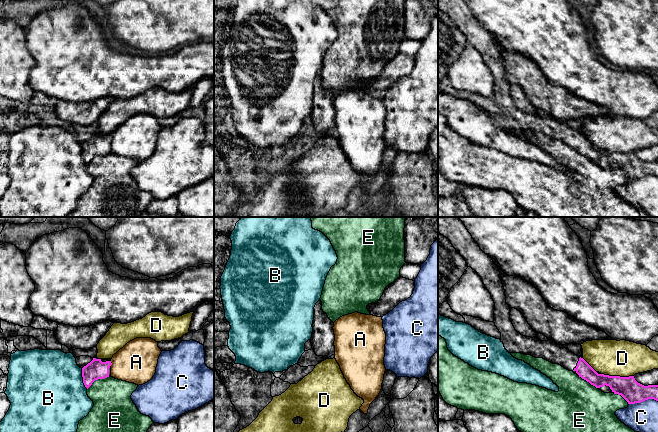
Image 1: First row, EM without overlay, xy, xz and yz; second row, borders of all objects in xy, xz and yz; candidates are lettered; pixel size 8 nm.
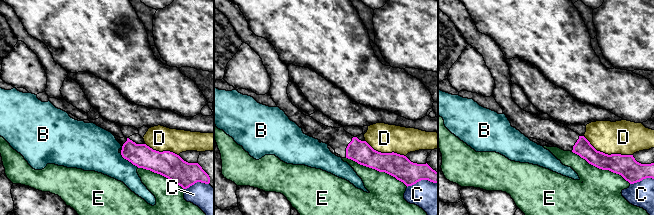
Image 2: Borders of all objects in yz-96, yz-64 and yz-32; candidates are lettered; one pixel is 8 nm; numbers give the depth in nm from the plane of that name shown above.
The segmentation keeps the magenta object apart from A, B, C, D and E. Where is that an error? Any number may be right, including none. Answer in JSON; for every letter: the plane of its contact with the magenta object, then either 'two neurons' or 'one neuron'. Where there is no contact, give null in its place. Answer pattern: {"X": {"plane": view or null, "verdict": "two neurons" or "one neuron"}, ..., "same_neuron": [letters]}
{"A": {"plane": "xy", "verdict": "two neurons"}, "B": {"plane": "xy", "verdict": "two neurons"}, "C": {"plane": "yz", "verdict": "two neurons"}, "D": {"plane": "yz", "verdict": "two neurons"}, "E": {"plane": "xy", "verdict": "two neurons"}, "same_neuron": []}

